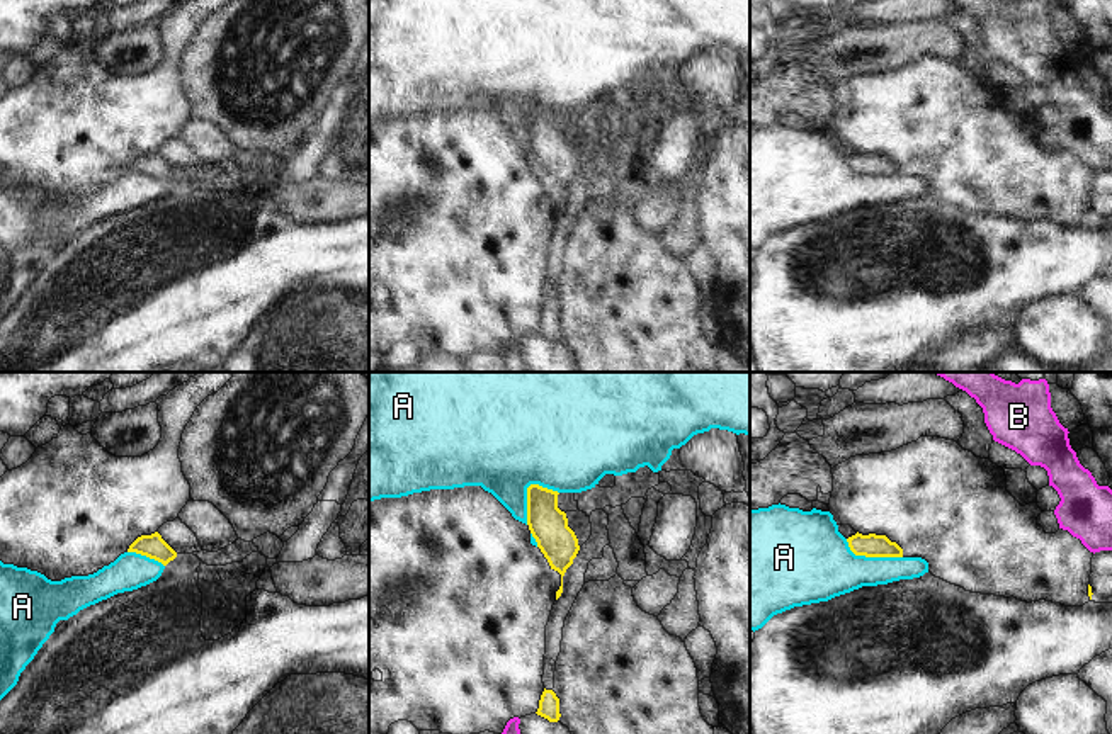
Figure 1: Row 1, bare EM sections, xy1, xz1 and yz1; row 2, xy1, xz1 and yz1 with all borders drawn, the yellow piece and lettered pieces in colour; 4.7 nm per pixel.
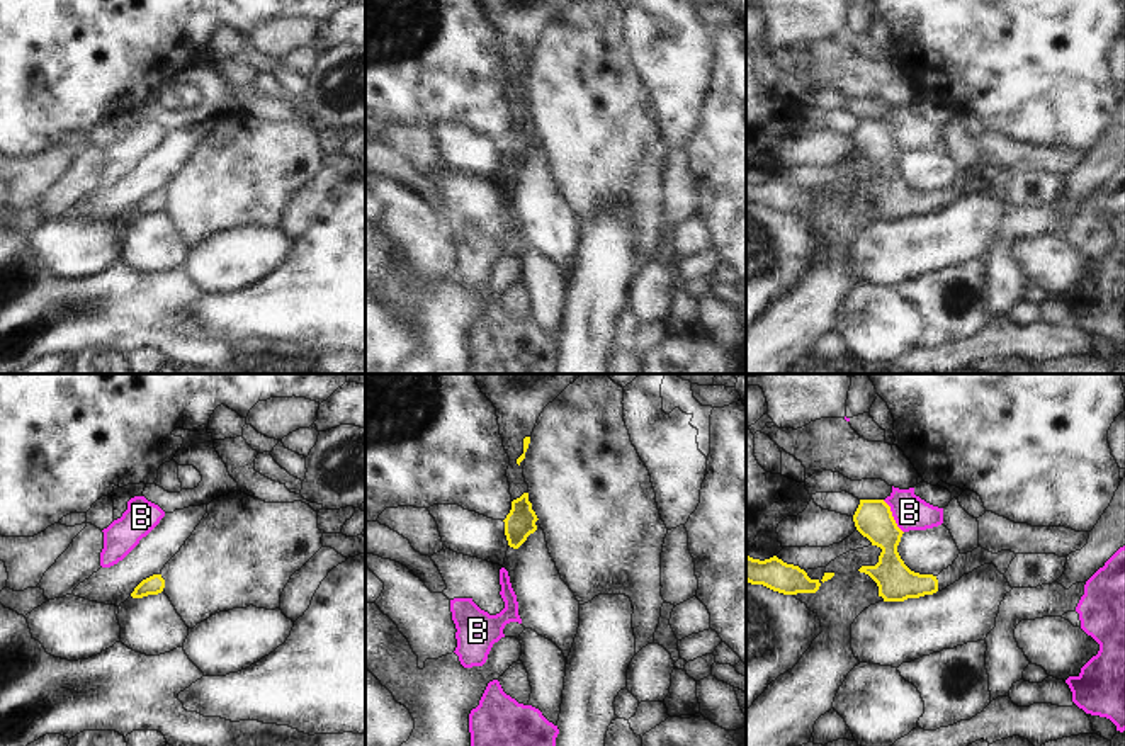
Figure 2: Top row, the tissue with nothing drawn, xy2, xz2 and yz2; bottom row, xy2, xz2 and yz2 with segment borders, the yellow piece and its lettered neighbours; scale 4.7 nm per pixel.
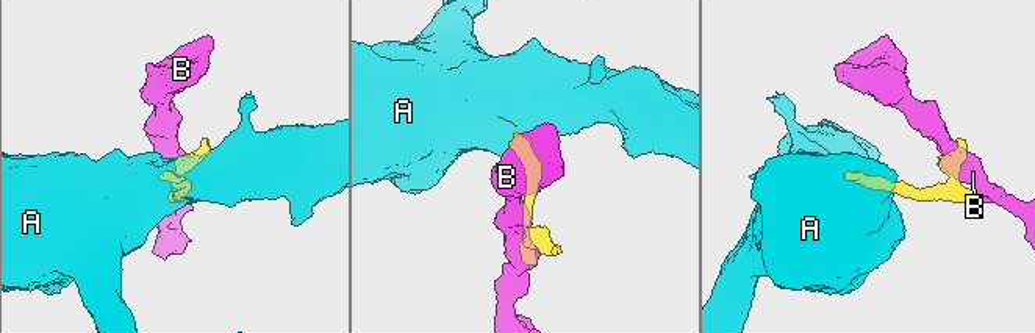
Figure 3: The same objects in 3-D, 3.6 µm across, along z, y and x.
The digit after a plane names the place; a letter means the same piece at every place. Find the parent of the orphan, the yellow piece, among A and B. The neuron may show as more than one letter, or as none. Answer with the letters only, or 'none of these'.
none of these

